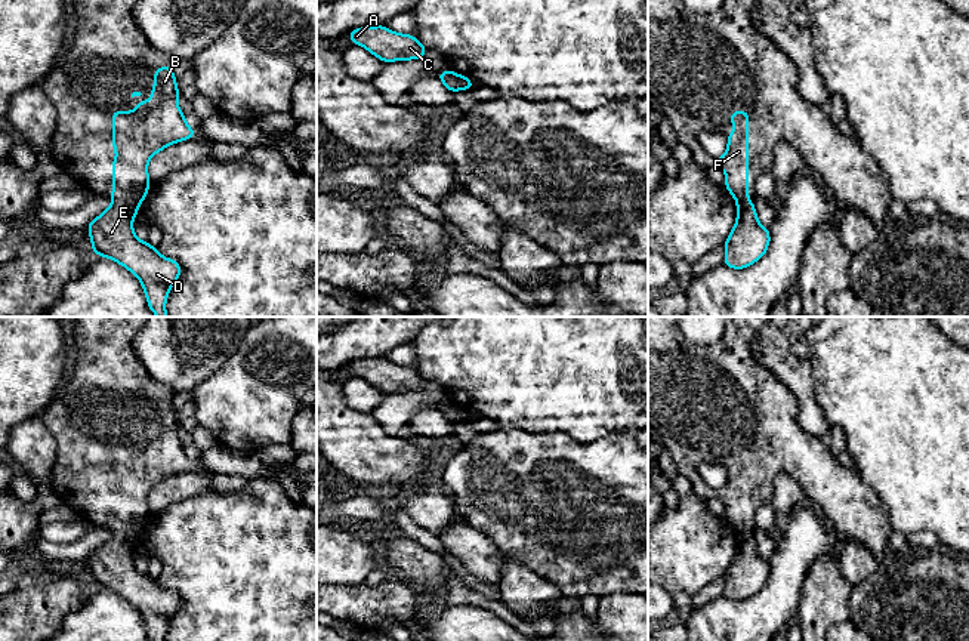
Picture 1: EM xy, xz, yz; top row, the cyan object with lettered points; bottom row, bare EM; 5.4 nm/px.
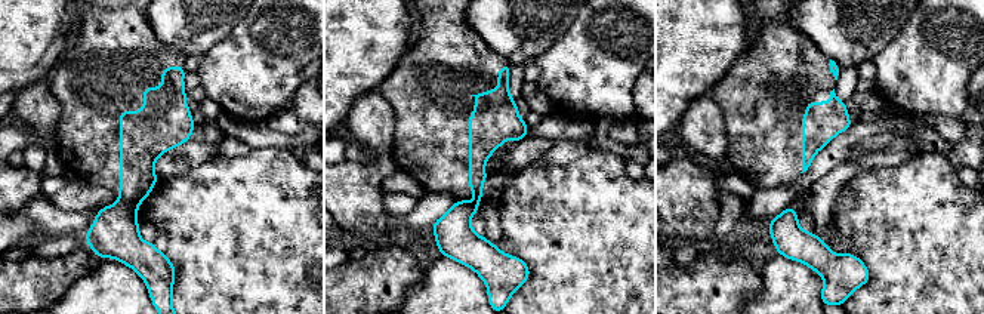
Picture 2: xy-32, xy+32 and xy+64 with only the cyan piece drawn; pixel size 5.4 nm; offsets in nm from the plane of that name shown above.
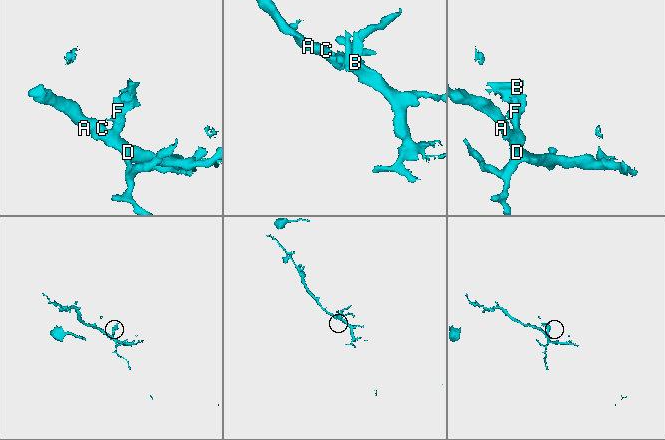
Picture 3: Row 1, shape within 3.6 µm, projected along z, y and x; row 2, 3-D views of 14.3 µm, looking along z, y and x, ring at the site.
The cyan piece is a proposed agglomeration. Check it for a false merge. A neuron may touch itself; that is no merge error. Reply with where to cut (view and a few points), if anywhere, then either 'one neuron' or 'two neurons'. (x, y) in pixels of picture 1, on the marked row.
cut xy (113, 200), (122, 200), (136, 207); two neurons

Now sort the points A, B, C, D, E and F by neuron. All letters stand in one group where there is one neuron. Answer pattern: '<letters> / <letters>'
A C D E / B F

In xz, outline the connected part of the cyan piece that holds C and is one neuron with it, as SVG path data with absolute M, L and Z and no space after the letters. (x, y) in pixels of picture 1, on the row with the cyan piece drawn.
M385 25L357 28L348 36L354 44L364 46L383 62L419 59L426 53L426 47L414 36L394 33Z

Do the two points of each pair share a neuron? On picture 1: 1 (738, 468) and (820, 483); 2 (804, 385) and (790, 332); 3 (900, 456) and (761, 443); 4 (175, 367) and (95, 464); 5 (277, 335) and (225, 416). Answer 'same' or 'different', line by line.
1: same
2: same
3: different
4: different
5: same

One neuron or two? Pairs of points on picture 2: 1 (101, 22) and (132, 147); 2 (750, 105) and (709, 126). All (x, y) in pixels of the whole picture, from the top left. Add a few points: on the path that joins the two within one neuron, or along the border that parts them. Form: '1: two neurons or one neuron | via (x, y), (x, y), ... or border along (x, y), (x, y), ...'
1: one neuron | via (114, 54), (114, 116)
2: two neurons | border along (709, 94), (724, 117), (724, 154)

